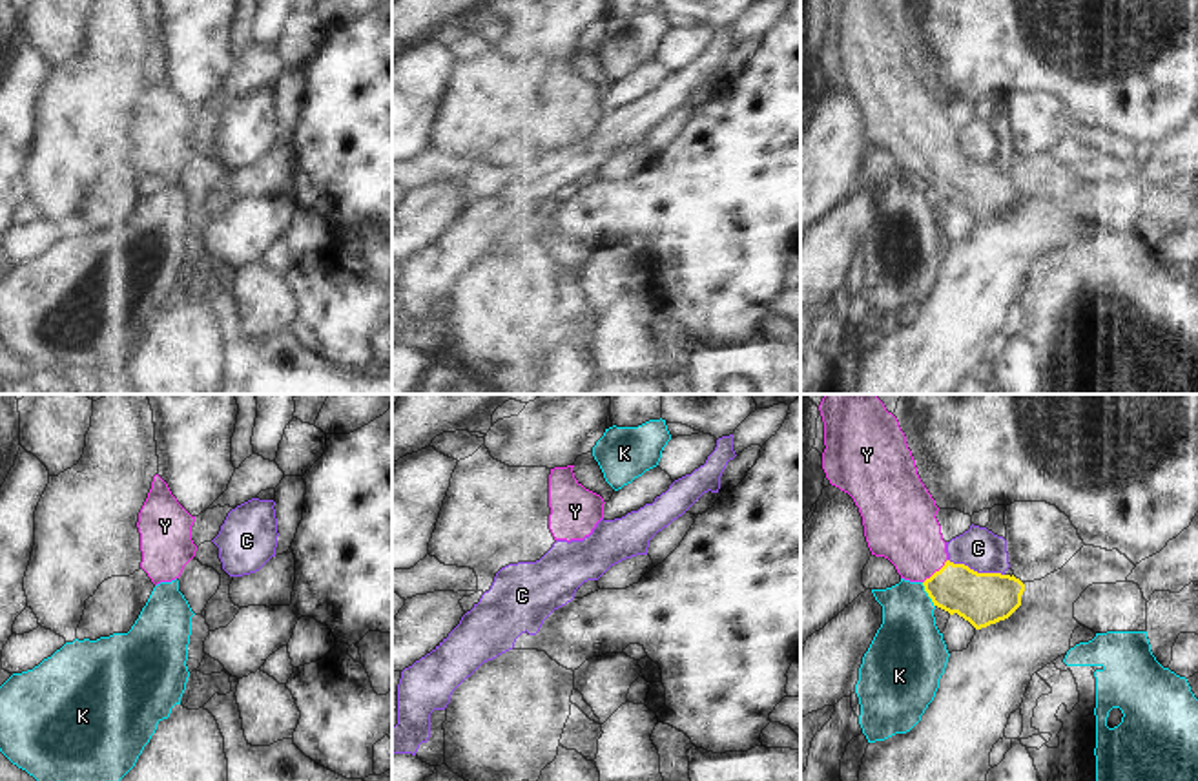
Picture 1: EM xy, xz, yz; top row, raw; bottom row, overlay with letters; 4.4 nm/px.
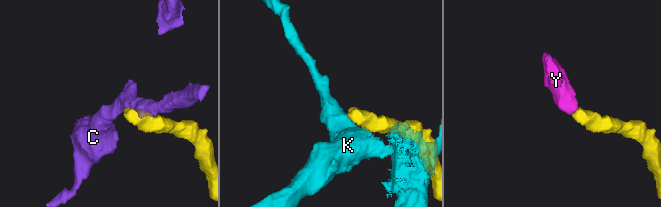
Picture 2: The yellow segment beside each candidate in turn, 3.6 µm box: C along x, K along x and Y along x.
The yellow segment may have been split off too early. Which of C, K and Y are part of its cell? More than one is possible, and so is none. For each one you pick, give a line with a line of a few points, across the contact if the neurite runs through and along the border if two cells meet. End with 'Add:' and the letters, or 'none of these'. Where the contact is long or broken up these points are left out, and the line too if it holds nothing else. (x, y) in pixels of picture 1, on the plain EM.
Y: yz (983, 190), (950, 177), (936, 163), (919, 146), (903, 119)
Add: Y

